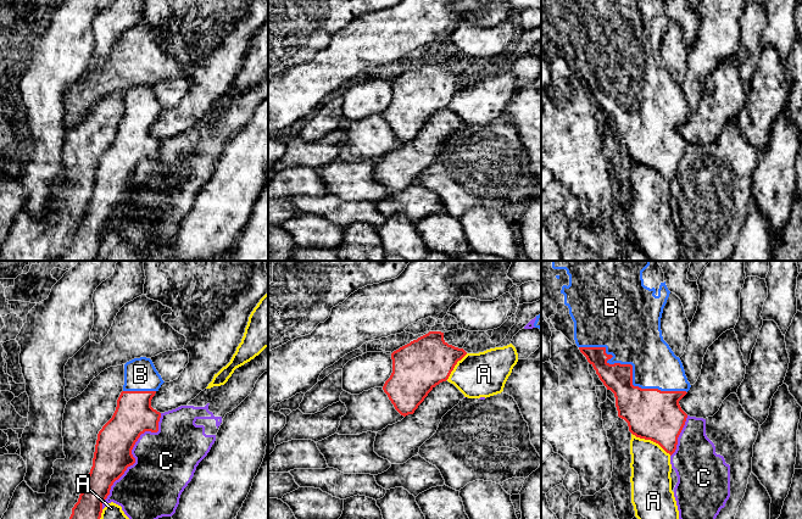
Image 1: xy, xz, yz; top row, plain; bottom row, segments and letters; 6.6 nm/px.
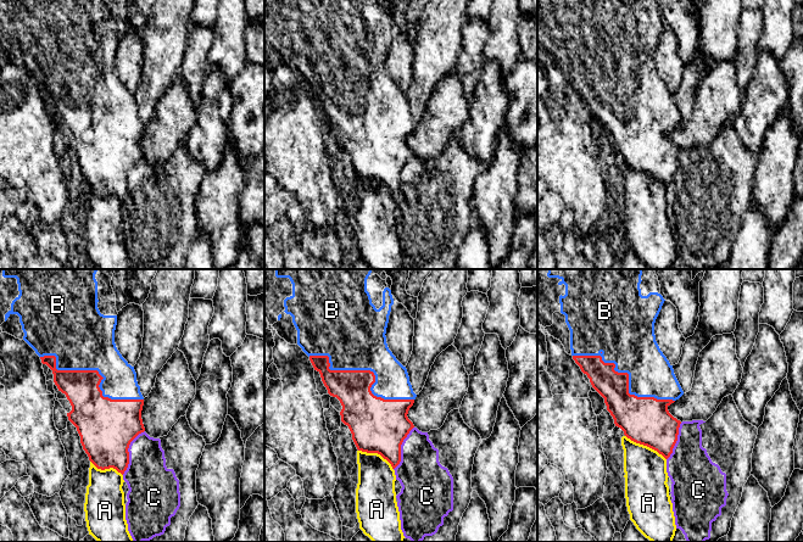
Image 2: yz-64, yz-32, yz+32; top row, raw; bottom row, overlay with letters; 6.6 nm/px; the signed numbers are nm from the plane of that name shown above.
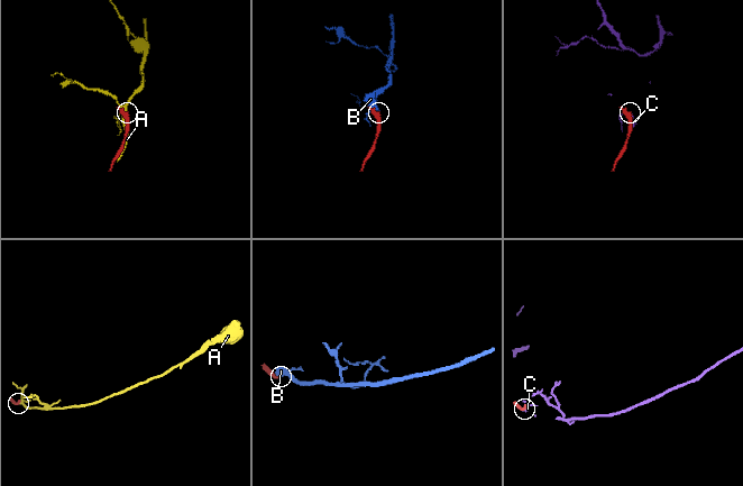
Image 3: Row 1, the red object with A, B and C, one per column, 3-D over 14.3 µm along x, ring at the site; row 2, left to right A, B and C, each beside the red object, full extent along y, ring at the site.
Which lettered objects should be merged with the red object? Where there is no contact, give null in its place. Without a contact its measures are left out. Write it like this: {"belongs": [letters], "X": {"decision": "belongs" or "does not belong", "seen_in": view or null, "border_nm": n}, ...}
{"belongs": ["B"], "A": {"decision": "does not belong", "seen_in": "yz", "border_nm": 300}, "B": {"decision": "belongs", "seen_in": "yz", "border_nm": 750}, "C": {"decision": "does not belong", "seen_in": "xy", "border_nm": 750}}

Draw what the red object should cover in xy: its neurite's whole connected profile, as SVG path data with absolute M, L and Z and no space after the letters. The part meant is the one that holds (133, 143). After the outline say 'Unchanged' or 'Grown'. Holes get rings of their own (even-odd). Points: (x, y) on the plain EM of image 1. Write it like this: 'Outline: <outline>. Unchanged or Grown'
Outline: M134 85L124 91L124 112L117 127L116 138L98 161L93 194L85 206L85 213L72 235L69 246L57 261L94 261L96 258L102 229L110 222L111 213L128 194L135 190L132 182L135 169L145 158L158 158L161 140L151 134L151 127L163 110L150 85Z. Grown

